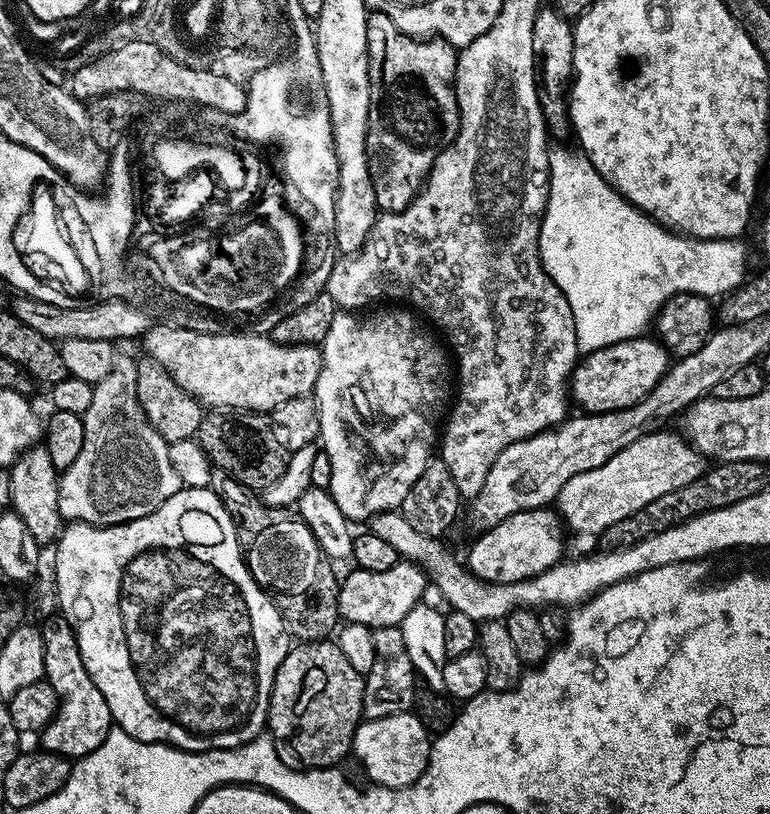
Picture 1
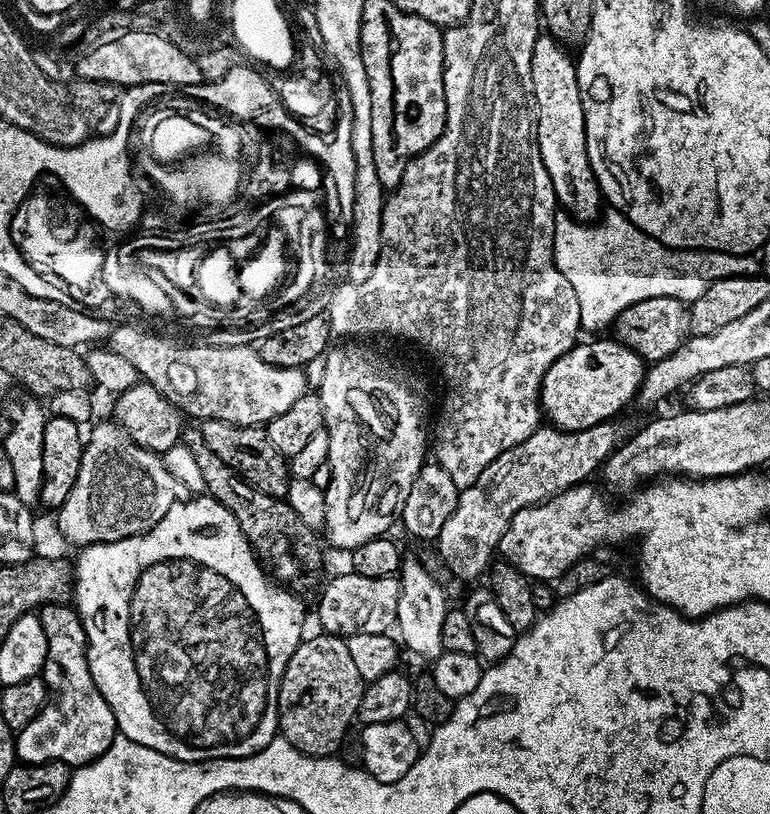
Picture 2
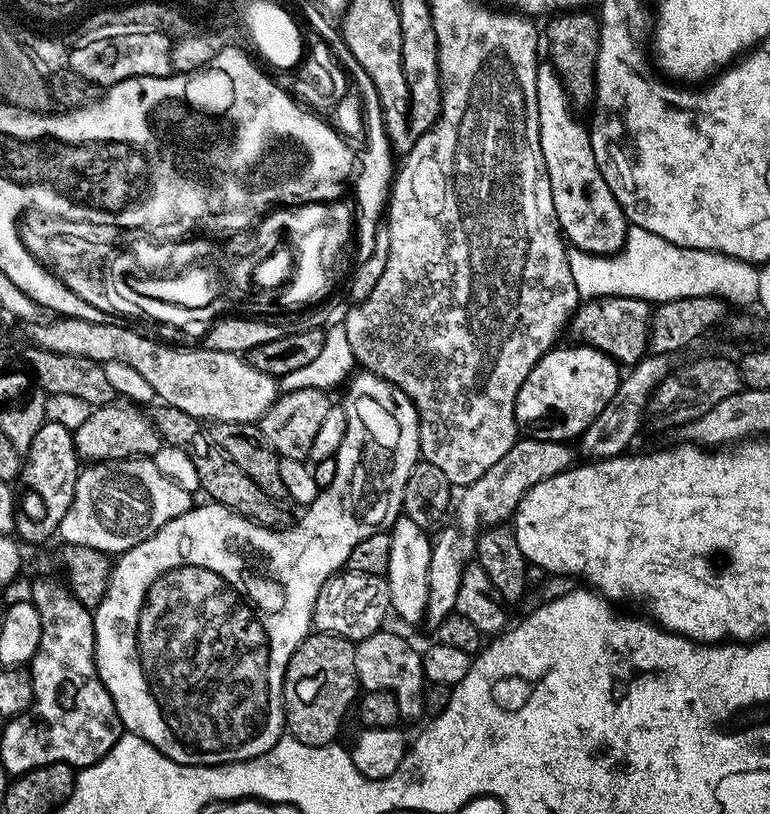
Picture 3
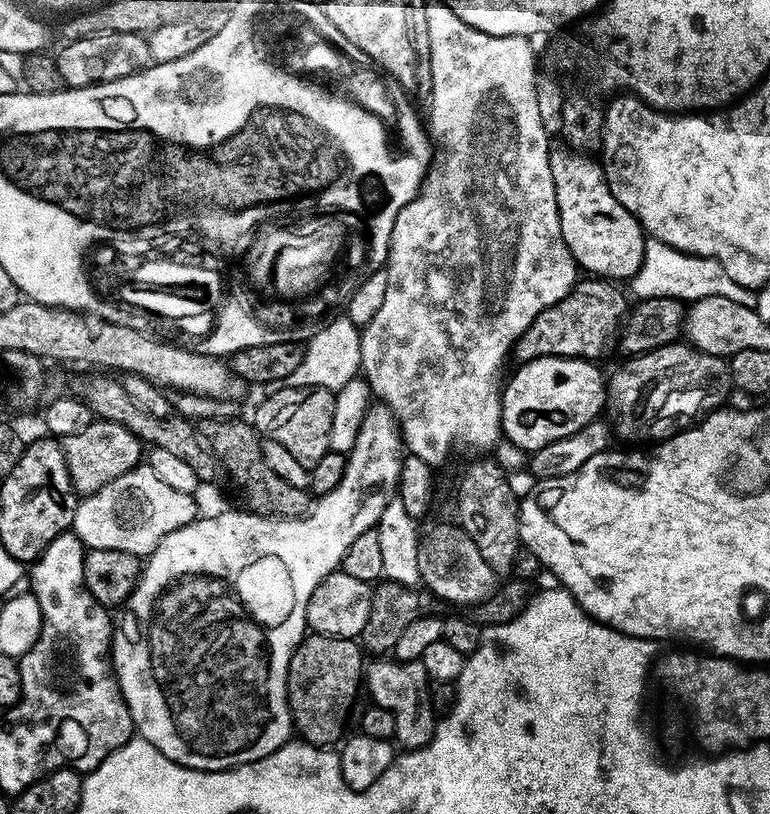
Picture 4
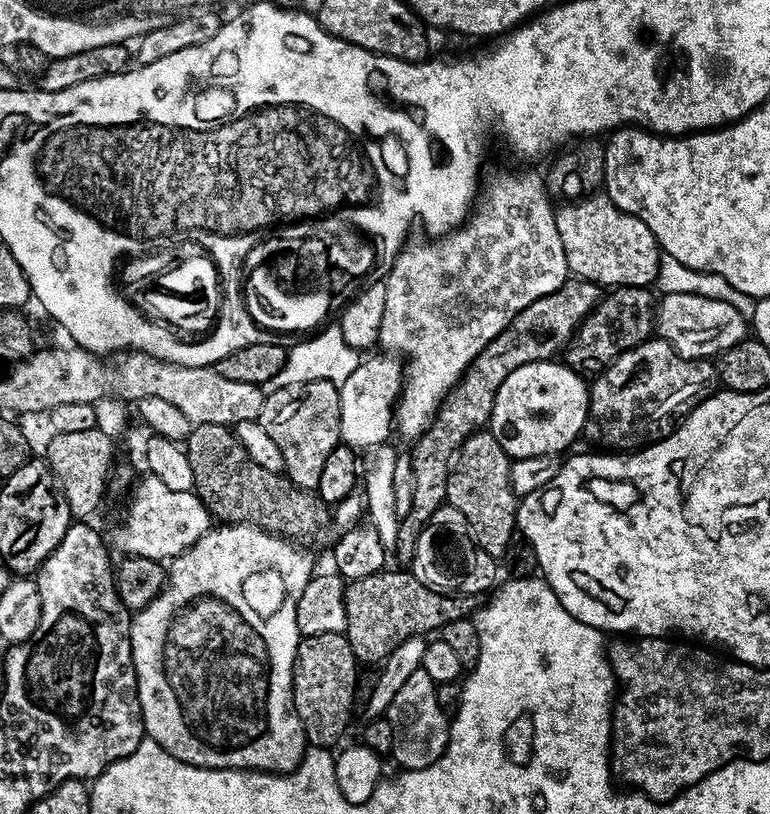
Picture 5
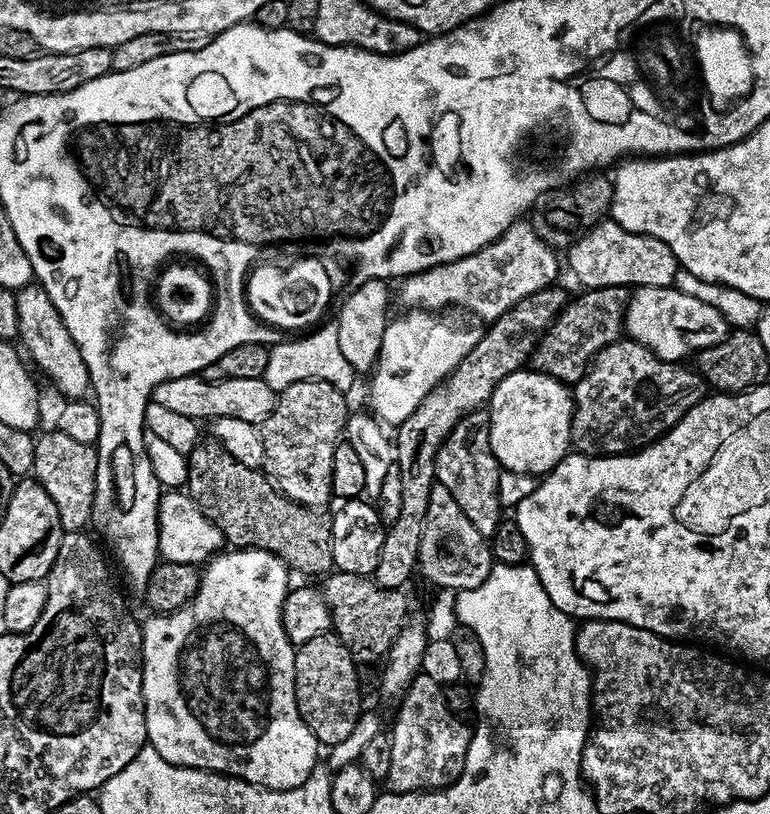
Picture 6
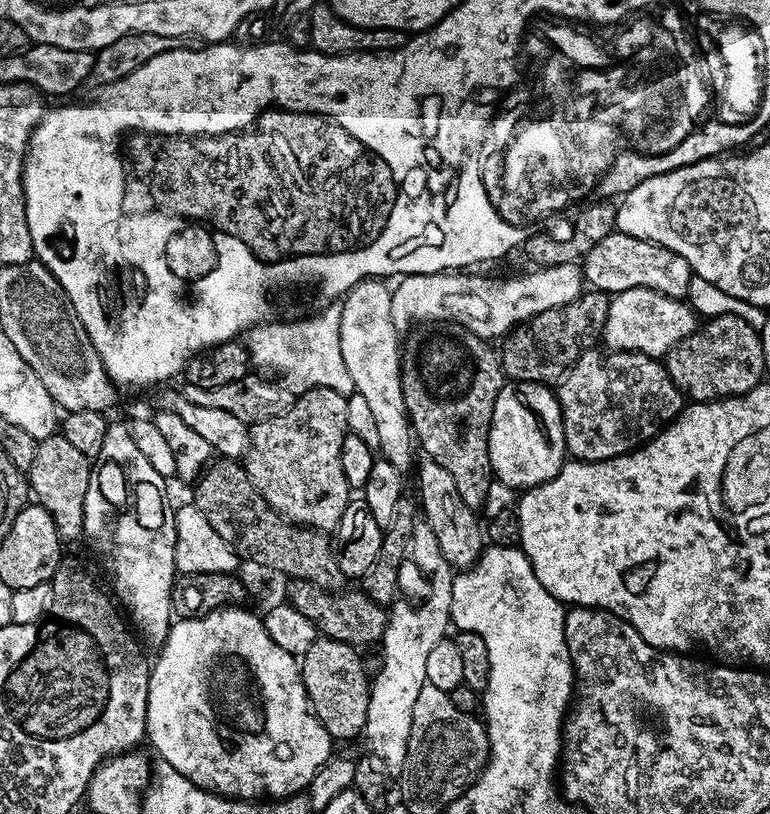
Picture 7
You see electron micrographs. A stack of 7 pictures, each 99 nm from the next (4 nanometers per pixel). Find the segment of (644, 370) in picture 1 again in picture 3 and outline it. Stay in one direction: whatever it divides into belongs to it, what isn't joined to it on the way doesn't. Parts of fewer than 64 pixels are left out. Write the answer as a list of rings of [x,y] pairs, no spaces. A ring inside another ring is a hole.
[[[587,346],[560,347],[553,347],[536,363],[518,390],[516,426],[533,440],[575,441],[614,397],[622,379],[621,365],[605,352]]]

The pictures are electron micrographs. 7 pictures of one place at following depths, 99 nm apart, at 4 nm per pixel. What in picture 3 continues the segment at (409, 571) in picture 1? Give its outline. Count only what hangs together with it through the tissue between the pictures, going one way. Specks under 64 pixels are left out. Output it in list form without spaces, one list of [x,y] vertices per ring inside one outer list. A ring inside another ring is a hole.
[[[341,570],[329,576],[322,590],[318,590],[312,622],[316,632],[328,632],[331,636],[345,636],[348,640],[359,642],[385,627],[384,619],[390,616],[391,607],[385,577]]]

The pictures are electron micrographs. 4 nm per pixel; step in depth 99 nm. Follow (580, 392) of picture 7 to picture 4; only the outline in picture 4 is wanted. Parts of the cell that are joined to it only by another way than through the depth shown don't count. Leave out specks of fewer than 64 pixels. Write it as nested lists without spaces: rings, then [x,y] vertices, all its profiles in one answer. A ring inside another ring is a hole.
[[[687,342],[667,344],[661,348],[655,348],[644,352],[641,356],[633,356],[623,361],[625,364],[617,370],[613,376],[606,380],[606,412],[610,417],[611,431],[629,440],[629,445],[640,446],[643,440],[659,442],[668,440],[677,432],[691,428],[697,422],[704,419],[710,412],[725,403],[728,391],[733,391],[732,369],[729,361],[722,356],[706,354],[692,347]]]

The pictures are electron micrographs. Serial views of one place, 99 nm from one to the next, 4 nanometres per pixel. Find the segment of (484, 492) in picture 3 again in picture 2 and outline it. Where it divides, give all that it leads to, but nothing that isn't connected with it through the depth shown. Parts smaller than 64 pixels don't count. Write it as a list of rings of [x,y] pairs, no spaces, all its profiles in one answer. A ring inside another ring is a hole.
[[[595,424],[577,432],[541,426],[510,450],[498,454],[469,488],[460,489],[454,514],[446,518],[446,526],[442,526],[442,534],[434,542],[441,562],[460,580],[476,580],[483,572],[485,575],[497,555],[506,526],[510,526],[518,510],[541,504],[567,488],[585,483],[595,472],[597,475],[604,461],[626,439],[623,426],[615,424]]]

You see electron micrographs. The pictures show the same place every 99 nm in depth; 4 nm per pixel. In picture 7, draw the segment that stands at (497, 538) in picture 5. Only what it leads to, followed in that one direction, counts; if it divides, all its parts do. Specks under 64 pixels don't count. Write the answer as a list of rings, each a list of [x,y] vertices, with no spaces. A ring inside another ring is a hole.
[[[436,326],[433,332],[420,332],[417,336],[409,335],[402,348],[400,377],[404,405],[408,411],[408,423],[412,425],[415,439],[424,447],[423,455],[438,462],[454,477],[458,494],[466,506],[474,510],[483,509],[487,491],[494,481],[490,466],[488,435],[494,402],[500,389],[506,383],[504,369],[500,366],[497,349],[489,341],[478,338],[463,326]]]

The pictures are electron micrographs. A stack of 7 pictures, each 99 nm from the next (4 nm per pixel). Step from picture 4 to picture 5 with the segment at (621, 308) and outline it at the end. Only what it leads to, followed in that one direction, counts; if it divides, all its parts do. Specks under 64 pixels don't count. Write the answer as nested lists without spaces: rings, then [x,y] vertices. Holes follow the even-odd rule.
[[[579,278],[564,280],[562,286],[554,290],[554,294],[546,294],[530,302],[530,306],[518,313],[510,322],[510,326],[506,326],[506,330],[502,330],[502,334],[498,334],[498,338],[491,340],[482,350],[482,354],[474,358],[474,362],[441,404],[436,417],[432,419],[432,425],[411,445],[414,502],[408,513],[400,517],[394,549],[394,555],[401,560],[401,565],[411,565],[418,538],[426,522],[430,522],[430,514],[434,514],[434,510],[441,508],[447,501],[446,486],[454,454],[459,452],[466,438],[473,436],[491,421],[498,386],[502,386],[502,382],[506,382],[506,378],[510,378],[510,374],[514,374],[518,366],[526,366],[539,360],[551,360],[557,354],[563,353],[576,331],[580,329],[581,322],[596,309],[601,295],[602,288],[599,284]]]

